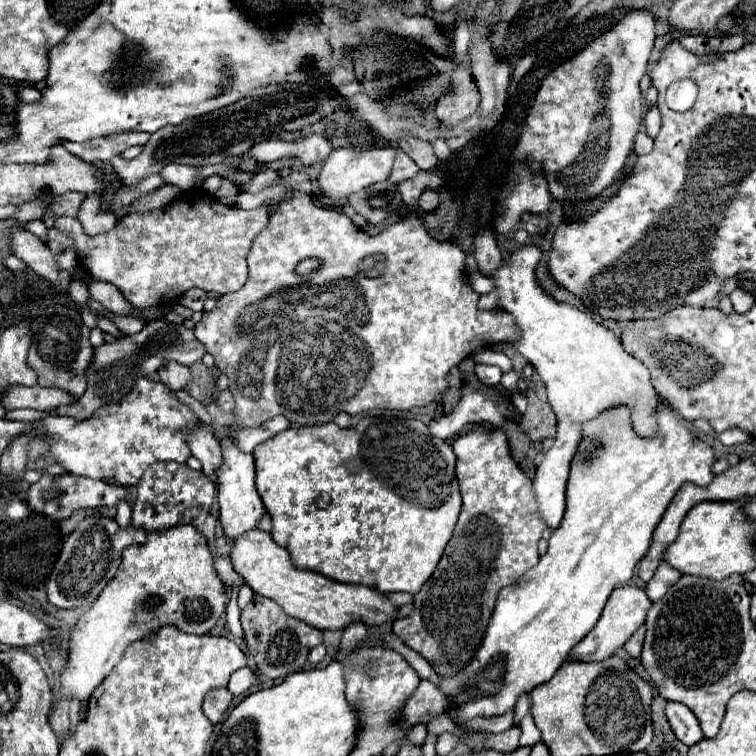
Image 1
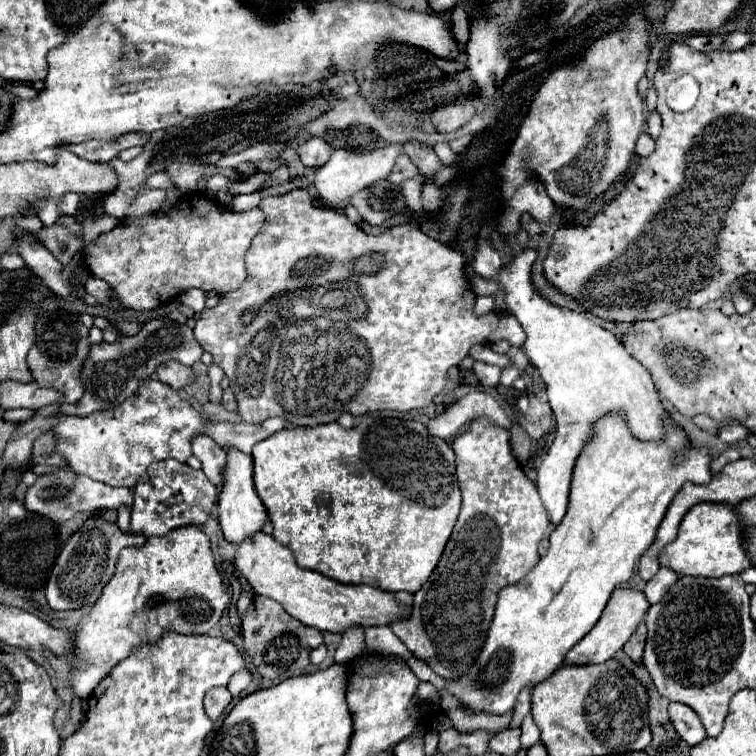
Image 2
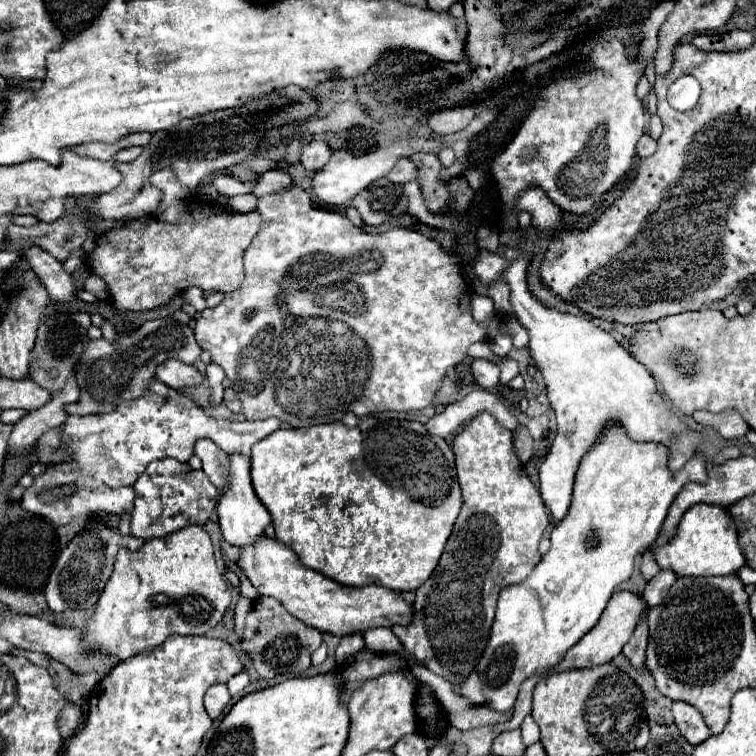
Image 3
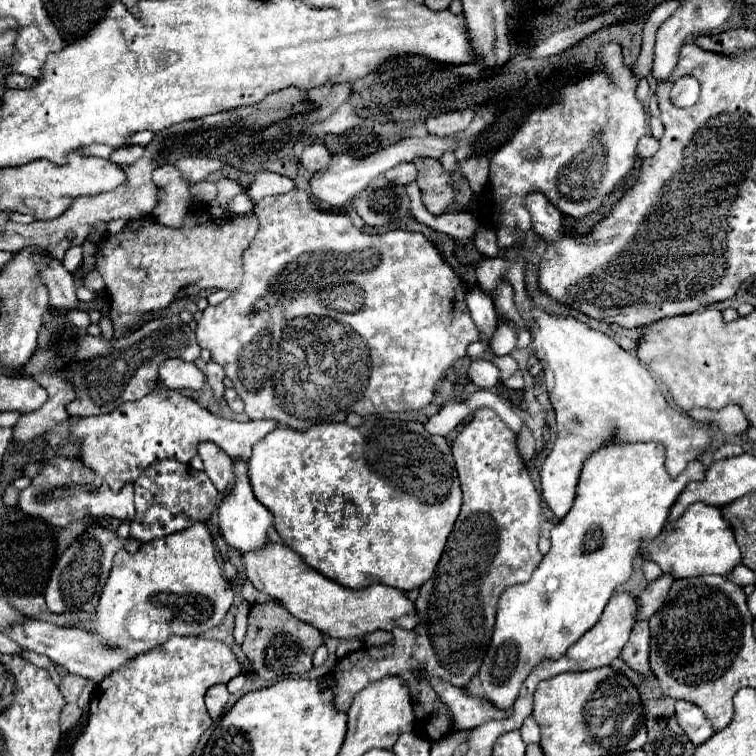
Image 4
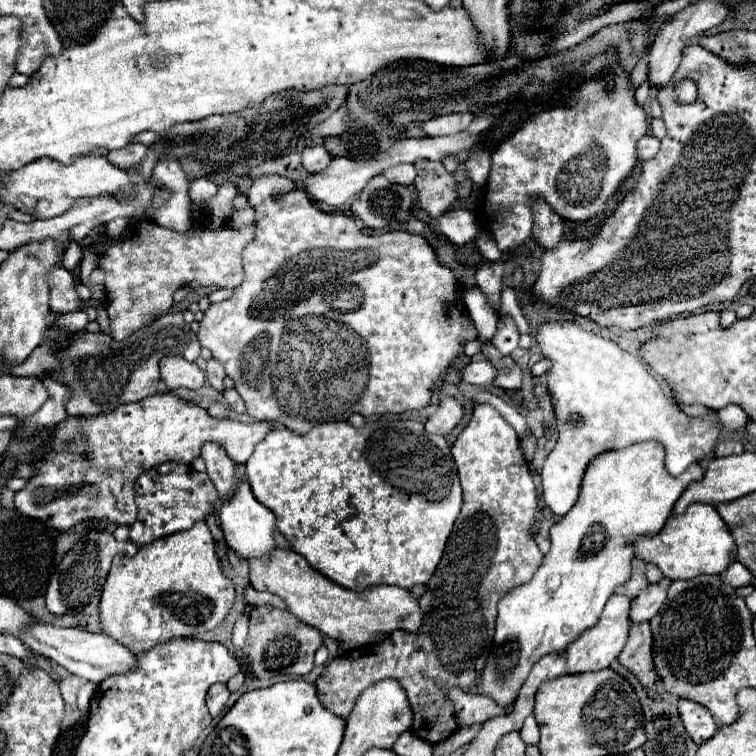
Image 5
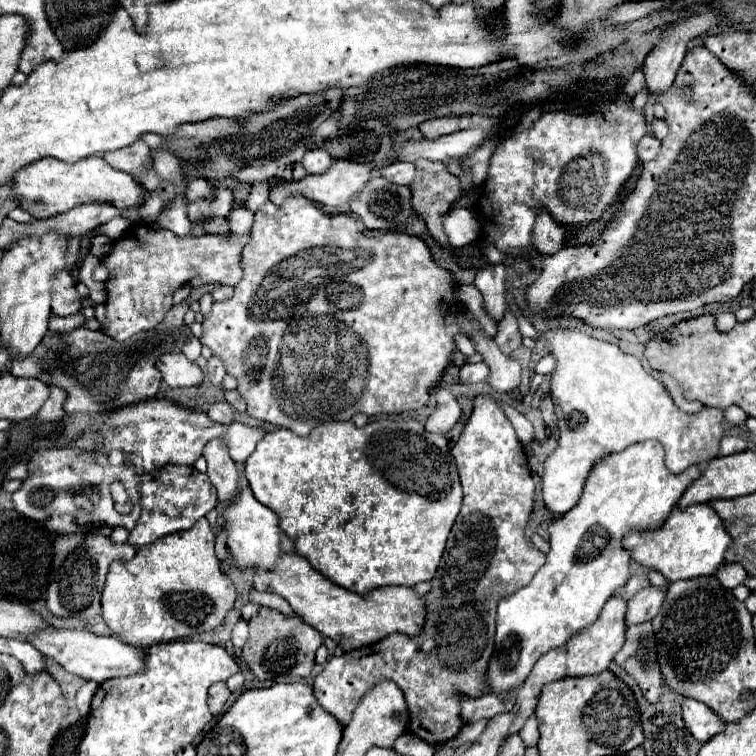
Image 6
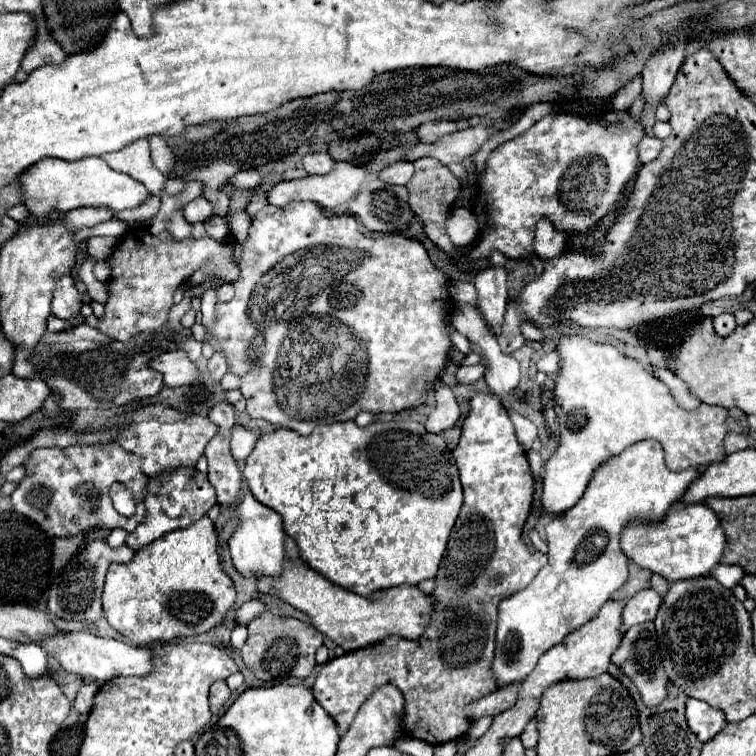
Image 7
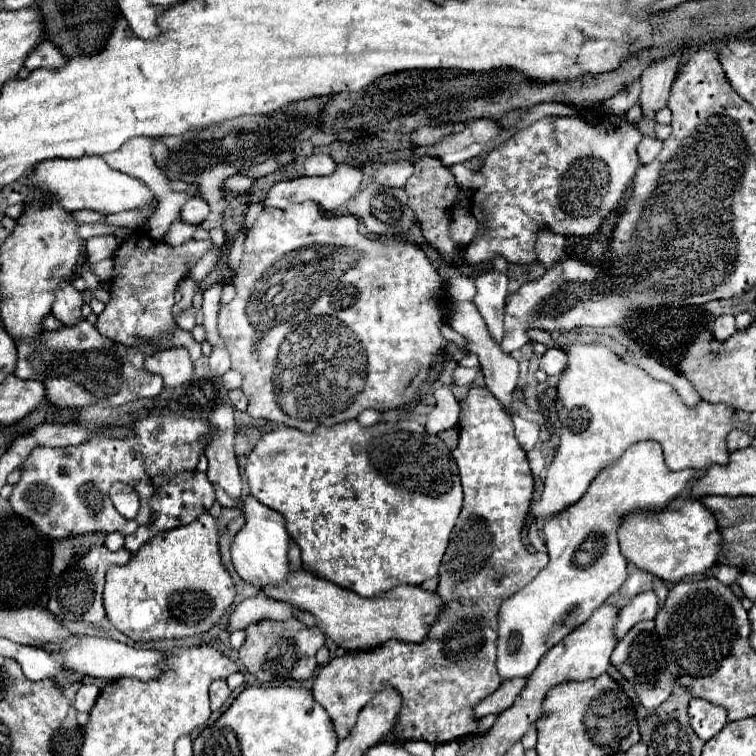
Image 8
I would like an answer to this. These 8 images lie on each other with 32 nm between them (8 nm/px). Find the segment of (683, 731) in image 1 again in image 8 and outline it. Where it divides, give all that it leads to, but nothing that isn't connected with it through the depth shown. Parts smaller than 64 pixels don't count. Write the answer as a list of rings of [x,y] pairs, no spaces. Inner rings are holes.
[[[694,698],[690,704],[690,724],[702,740],[710,740],[728,724],[728,712],[722,706],[708,704],[704,698]]]

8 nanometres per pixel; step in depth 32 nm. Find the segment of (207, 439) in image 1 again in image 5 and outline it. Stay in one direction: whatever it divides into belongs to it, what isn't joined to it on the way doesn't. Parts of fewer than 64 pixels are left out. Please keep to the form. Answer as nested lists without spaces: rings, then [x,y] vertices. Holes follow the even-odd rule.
[[[208,442],[202,446],[202,458],[206,460],[208,476],[212,484],[216,486],[222,500],[230,498],[232,492],[236,492],[236,464],[230,460],[222,444]]]

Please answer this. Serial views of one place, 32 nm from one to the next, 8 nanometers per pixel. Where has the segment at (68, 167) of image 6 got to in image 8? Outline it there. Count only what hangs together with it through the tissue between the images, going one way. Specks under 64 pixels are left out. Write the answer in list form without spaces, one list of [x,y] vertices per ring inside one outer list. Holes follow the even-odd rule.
[[[82,156],[76,159],[48,159],[36,166],[36,172],[30,178],[30,196],[36,196],[36,186],[40,192],[56,192],[64,208],[72,210],[94,210],[100,214],[116,214],[122,210],[136,210],[156,204],[152,190],[138,178],[128,176],[110,168],[102,156]]]

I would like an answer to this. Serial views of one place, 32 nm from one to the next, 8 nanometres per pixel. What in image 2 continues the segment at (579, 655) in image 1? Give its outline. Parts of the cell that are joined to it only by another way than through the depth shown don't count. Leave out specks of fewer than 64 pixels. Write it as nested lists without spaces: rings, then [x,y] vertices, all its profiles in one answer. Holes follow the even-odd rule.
[[[618,588],[616,592],[612,592],[612,600],[608,600],[606,608],[604,608],[604,616],[600,616],[600,624],[596,624],[596,628],[592,628],[592,632],[588,632],[588,636],[584,636],[584,640],[580,640],[576,644],[576,648],[572,648],[562,666],[586,666],[586,664],[600,664],[604,660],[610,660],[616,656],[618,650],[622,650],[622,646],[628,642],[628,638],[634,634],[634,630],[638,628],[640,620],[646,616],[650,604],[646,600],[646,596],[638,590],[630,590],[630,588]]]

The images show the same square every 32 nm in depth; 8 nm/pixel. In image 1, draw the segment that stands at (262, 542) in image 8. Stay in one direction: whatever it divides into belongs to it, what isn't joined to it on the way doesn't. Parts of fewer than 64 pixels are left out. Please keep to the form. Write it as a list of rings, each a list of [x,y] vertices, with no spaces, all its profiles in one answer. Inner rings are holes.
[[[224,440],[222,444],[222,452],[224,452],[224,464],[222,468],[218,468],[218,506],[220,506],[220,524],[224,534],[230,540],[238,540],[242,534],[246,534],[248,530],[258,528],[258,522],[262,520],[264,504],[256,492],[256,470],[254,470],[254,458],[252,454],[244,454],[238,450],[238,446],[234,446],[230,440]]]

